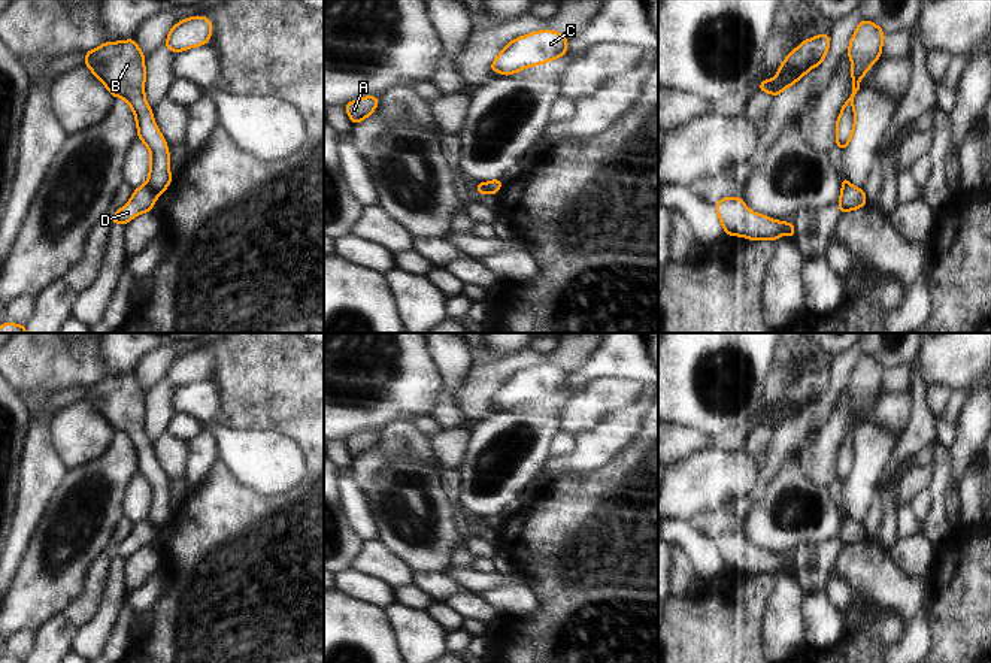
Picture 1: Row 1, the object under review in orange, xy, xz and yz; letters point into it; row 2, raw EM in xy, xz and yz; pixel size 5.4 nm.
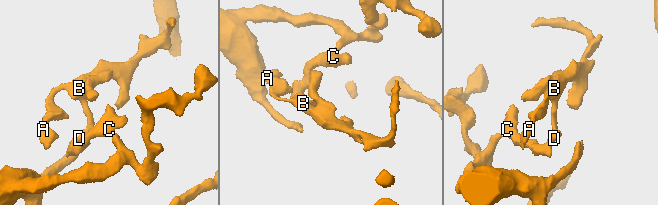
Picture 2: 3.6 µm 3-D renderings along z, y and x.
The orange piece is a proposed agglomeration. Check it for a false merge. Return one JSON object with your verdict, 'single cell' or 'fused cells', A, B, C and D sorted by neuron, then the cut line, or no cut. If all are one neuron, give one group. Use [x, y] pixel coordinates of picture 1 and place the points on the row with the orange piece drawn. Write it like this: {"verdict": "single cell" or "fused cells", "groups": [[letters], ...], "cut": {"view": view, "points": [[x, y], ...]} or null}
{"verdict": "fused cells", "groups": [["A", "B"], ["C", "D"]], "cut": {"view": "xy", "points": [[147, 184], [157, 194]]}}

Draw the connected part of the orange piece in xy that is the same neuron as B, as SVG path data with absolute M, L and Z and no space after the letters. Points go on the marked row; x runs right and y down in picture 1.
M134 37L122 42L104 42L101 46L85 52L85 66L115 99L124 99L133 109L137 137L151 154L146 185L157 194L163 194L173 179L169 167L170 152L145 99L145 55Z

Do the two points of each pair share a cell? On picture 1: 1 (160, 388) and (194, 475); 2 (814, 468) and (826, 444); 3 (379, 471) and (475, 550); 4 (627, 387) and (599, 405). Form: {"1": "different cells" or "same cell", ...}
{"1": "different cells", "2": "same cell", "3": "same cell", "4": "same cell"}

